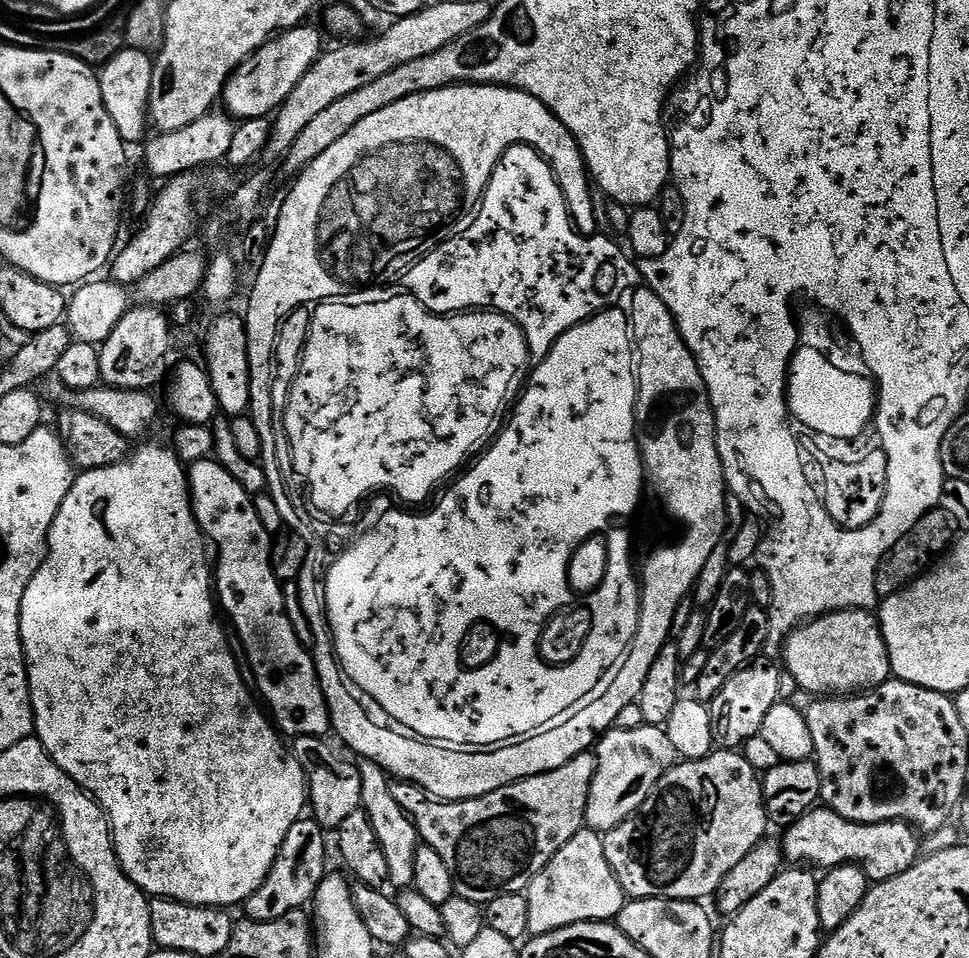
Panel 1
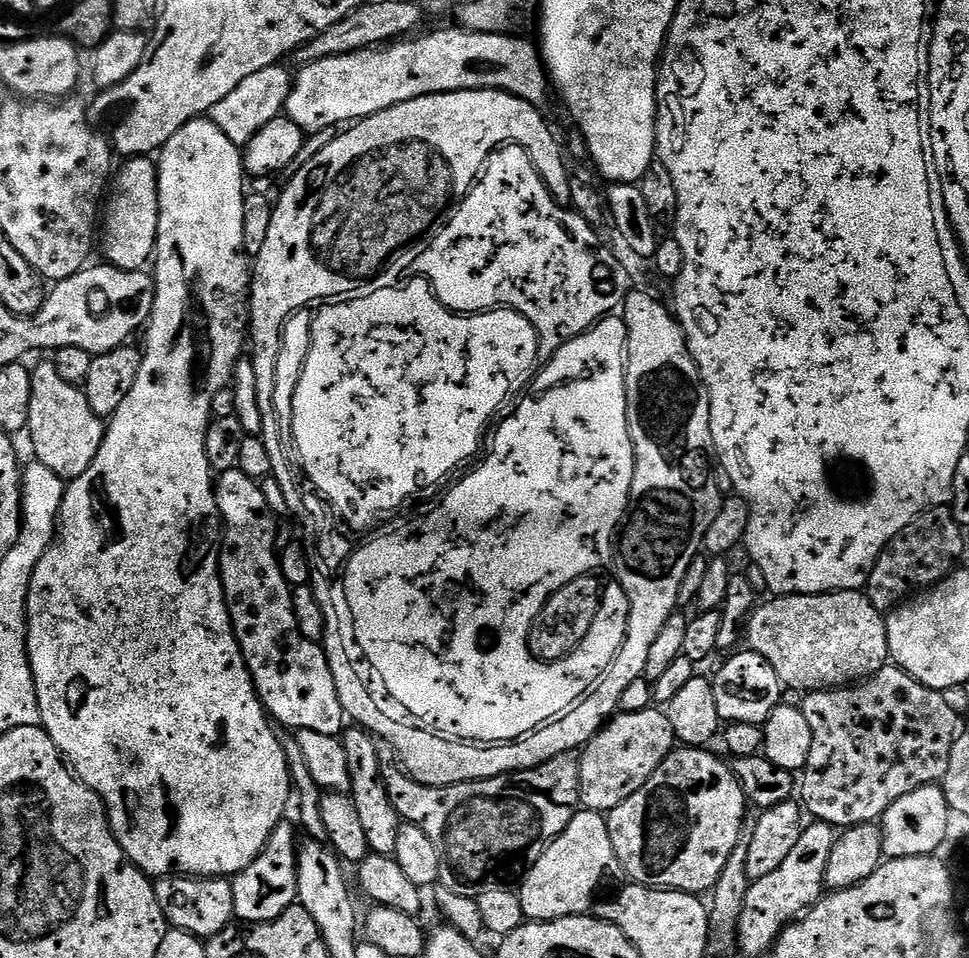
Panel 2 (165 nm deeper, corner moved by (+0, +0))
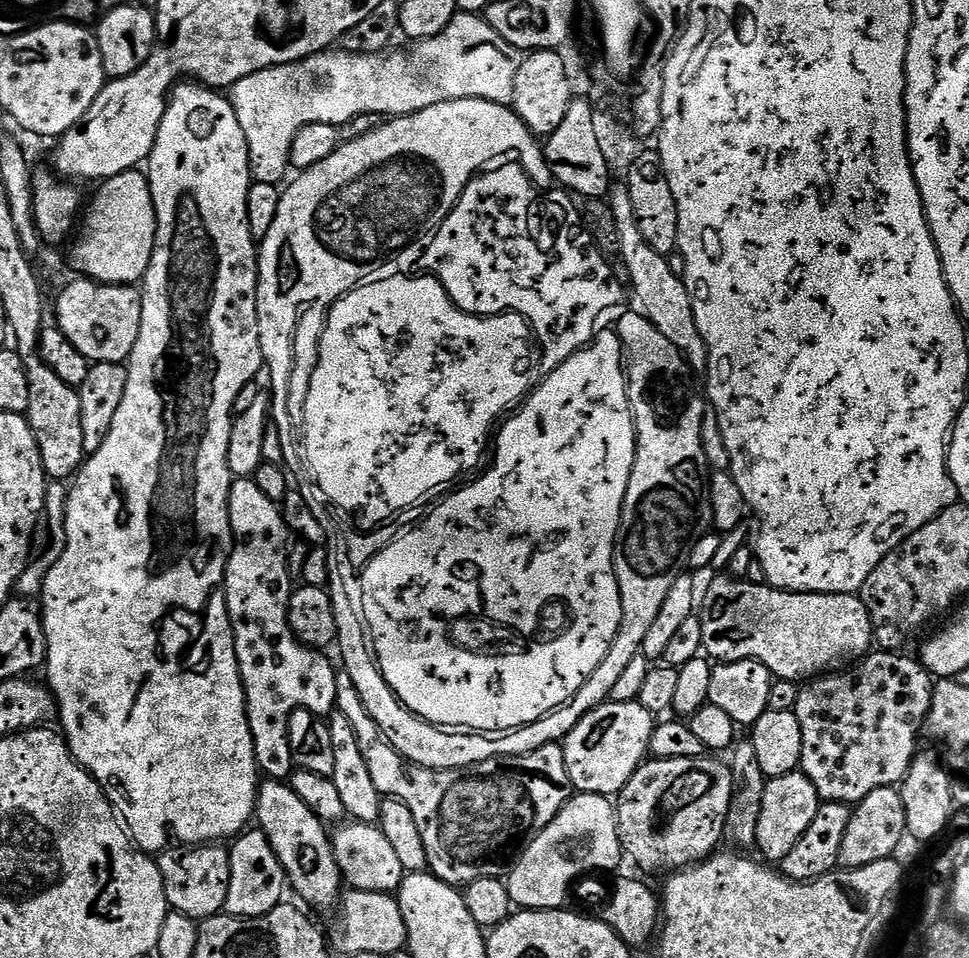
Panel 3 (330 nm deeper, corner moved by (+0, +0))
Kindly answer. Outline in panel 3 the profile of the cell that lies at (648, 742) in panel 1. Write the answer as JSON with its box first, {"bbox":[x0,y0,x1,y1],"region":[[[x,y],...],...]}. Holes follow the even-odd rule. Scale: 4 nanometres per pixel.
{"bbox":[562,700,657,798],"region":[[[636,700],[607,704],[600,704],[591,712],[586,714],[574,726],[569,736],[562,741],[564,757],[566,758],[566,770],[570,774],[570,782],[577,793],[589,792],[609,798],[619,797],[620,791],[630,782],[630,778],[645,763],[649,755],[648,747],[652,741],[652,732],[656,728],[657,721]]]}

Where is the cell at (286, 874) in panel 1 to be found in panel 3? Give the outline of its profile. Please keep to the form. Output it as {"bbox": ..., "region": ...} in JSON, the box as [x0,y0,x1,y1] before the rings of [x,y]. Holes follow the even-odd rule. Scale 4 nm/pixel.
{"bbox":[224,830,286,916],"region":[[[245,830],[230,844],[230,894],[226,894],[224,912],[229,916],[261,916],[270,914],[285,899],[286,877],[278,862],[278,854],[270,846],[270,838],[259,830]]]}

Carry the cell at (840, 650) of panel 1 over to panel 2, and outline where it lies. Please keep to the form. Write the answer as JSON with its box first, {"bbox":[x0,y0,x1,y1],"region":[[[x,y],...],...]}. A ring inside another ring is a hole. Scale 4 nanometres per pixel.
{"bbox":[746,591,890,694],"region":[[[863,591],[855,592],[823,592],[822,594],[810,594],[809,596],[776,596],[768,598],[768,600],[759,605],[748,617],[746,625],[746,644],[753,652],[762,654],[762,658],[766,658],[766,662],[770,662],[770,666],[774,666],[774,674],[778,674],[781,685],[785,689],[797,688],[800,694],[810,692],[827,692],[829,688],[843,688],[851,686],[857,682],[863,682],[868,677],[873,676],[878,670],[882,670],[890,660],[888,654],[888,625],[886,623],[885,613],[879,612],[870,602],[870,598]]]}

